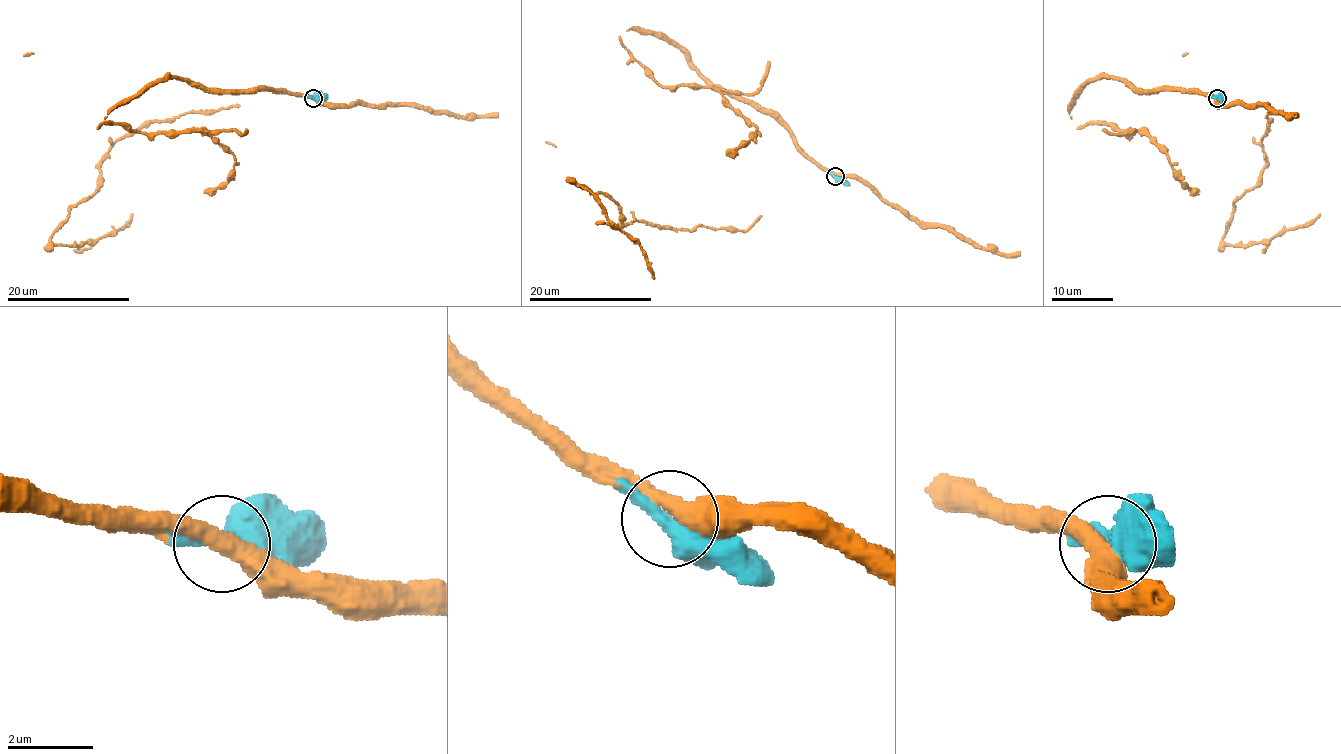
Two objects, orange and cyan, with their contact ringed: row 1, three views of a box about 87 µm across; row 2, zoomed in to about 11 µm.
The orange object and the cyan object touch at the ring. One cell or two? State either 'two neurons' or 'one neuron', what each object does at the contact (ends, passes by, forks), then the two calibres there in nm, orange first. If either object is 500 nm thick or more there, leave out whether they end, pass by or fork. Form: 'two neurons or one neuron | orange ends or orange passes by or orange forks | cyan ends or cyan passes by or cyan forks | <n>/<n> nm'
one neuron | orange passes by | cyan passes by | 420/480 nm

